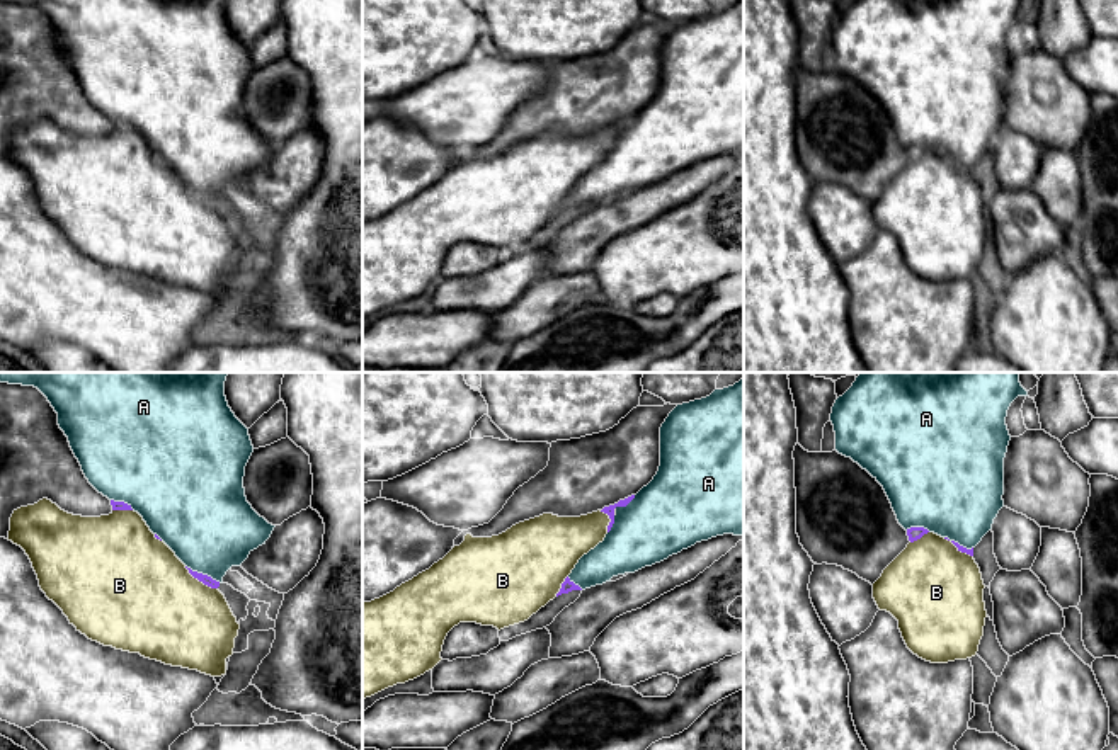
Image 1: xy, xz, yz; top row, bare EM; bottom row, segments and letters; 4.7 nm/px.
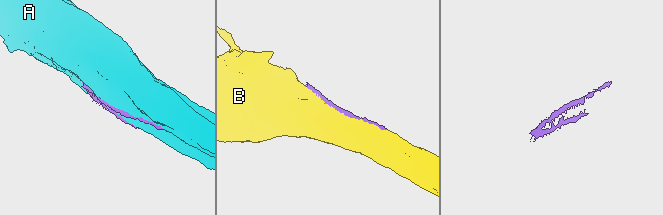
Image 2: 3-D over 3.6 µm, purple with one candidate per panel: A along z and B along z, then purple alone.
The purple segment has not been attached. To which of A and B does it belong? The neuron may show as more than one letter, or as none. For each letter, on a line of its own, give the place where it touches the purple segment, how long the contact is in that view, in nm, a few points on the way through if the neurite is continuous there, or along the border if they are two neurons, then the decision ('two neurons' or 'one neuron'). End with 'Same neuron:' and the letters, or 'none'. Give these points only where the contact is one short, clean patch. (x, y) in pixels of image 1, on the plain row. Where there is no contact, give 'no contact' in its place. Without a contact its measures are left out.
A: contact xy (201, 193); length 190 nm; two neurons
B: contact xy (201, 199); length 190 nm; one neuron
Same neuron: B

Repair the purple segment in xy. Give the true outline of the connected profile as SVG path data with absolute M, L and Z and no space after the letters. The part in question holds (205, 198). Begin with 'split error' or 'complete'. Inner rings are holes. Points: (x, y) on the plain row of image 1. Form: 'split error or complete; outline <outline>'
split error; outline M43 117L34 124L27 124L14 129L10 136L10 150L7 158L26 170L37 194L41 209L46 213L49 219L53 219L63 230L70 243L73 243L77 250L85 253L88 259L97 260L104 265L112 265L116 269L140 272L145 277L157 279L165 284L197 289L211 296L225 294L226 277L233 274L235 257L238 255L240 243L237 241L237 236L233 235L225 214L218 209L220 201L213 199L208 194L187 187L175 175L175 172L157 153L150 150L143 136L138 131L134 131L131 124L124 121L114 121L114 119L111 119L111 124L112 124L112 131L109 134L82 136L82 134L68 133L51 119Z

